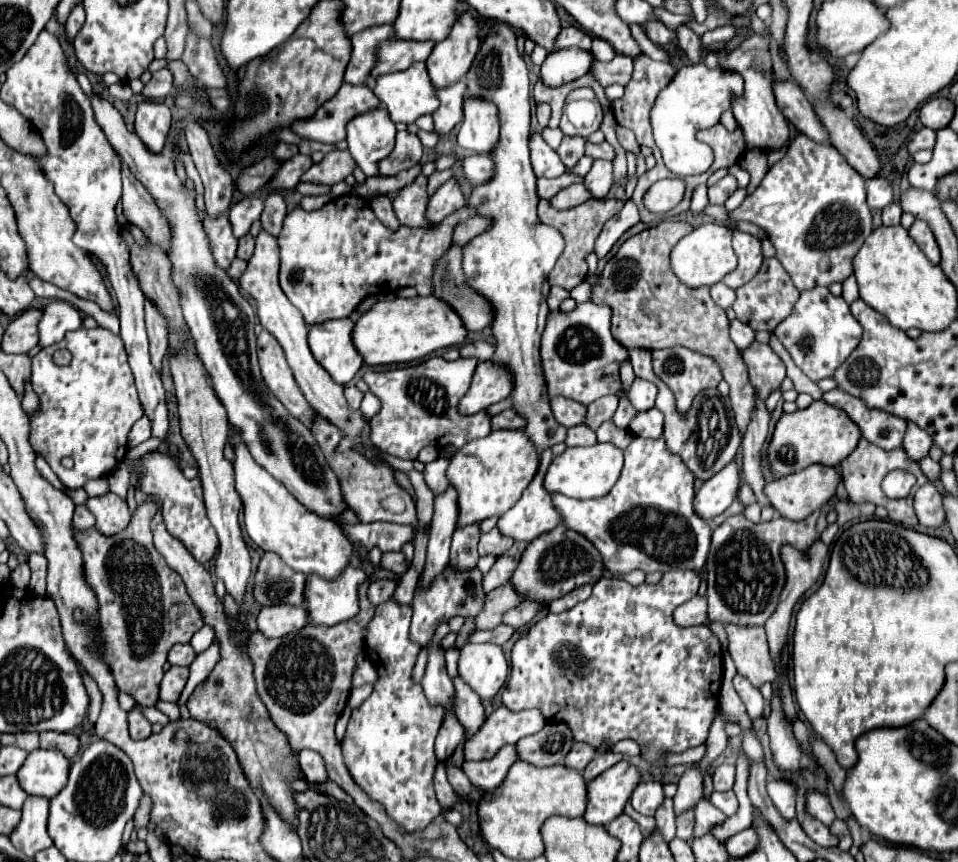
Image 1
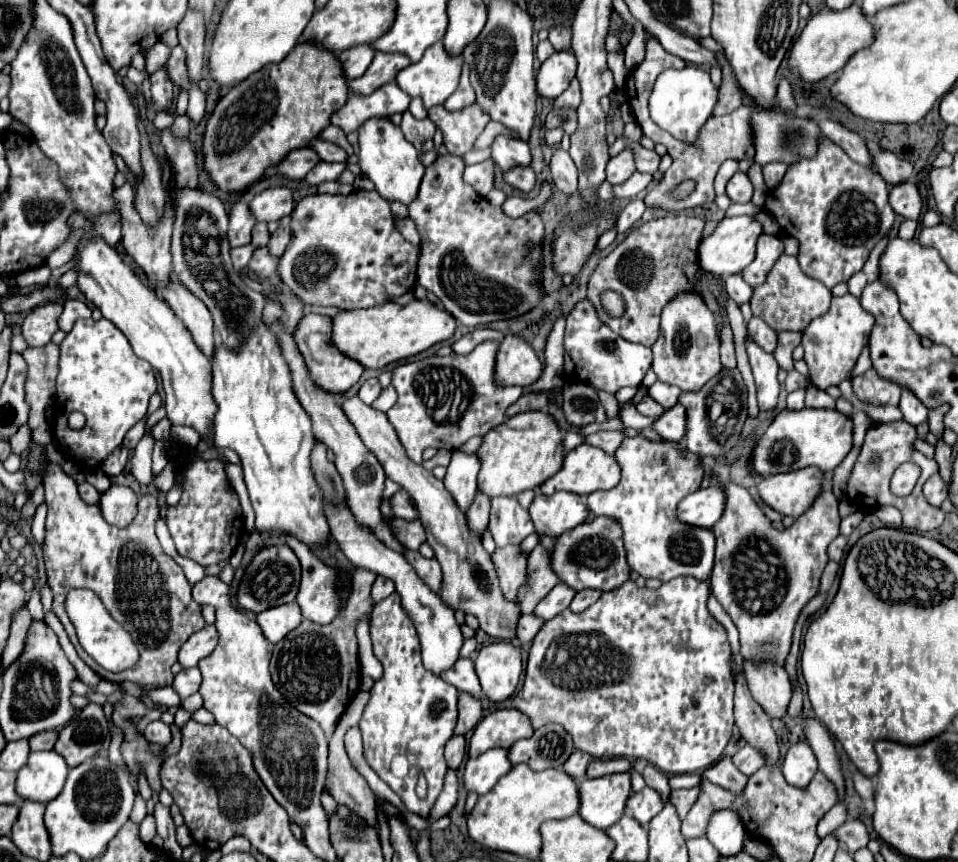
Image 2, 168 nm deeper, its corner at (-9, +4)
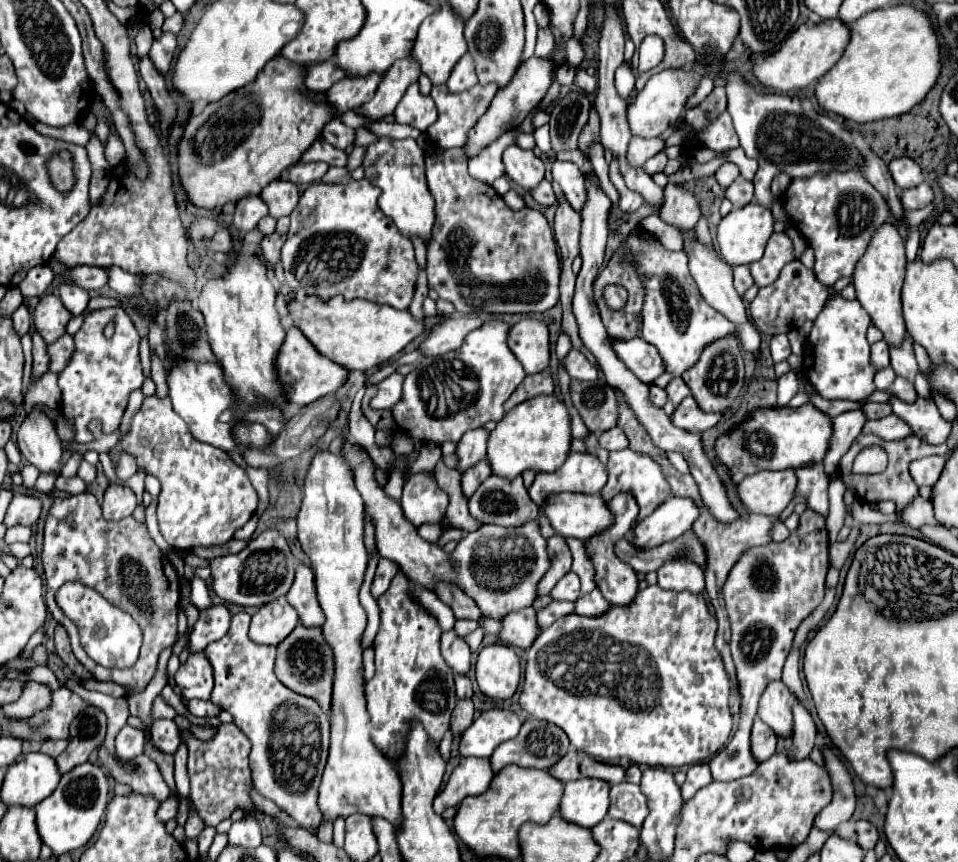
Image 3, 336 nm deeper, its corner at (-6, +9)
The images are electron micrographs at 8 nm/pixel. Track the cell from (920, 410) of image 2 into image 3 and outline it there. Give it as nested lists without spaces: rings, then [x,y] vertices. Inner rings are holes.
[[[908,336],[898,346],[890,344],[890,364],[892,364],[892,368],[898,376],[904,376],[904,378],[914,382],[914,378],[918,374],[918,364],[916,364],[916,358],[914,358],[912,340]]]

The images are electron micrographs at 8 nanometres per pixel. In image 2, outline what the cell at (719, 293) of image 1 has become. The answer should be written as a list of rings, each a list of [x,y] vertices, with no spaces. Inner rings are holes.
[[[729,275],[729,277],[725,279],[725,285],[727,285],[729,297],[731,297],[737,305],[747,303],[747,301],[751,299],[751,295],[753,295],[753,289],[743,281],[741,275]]]

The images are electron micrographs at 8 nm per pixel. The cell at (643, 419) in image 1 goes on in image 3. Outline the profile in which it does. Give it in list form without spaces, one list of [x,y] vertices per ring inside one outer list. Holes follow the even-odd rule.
[[[688,396],[676,408],[672,422],[678,428],[688,430],[688,432],[704,432],[704,430],[716,426],[722,416],[724,416],[724,412],[702,412],[702,408],[698,408],[694,396]]]

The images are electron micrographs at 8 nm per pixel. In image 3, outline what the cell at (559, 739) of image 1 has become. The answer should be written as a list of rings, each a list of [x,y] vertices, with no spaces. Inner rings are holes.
[[[526,720],[522,724],[518,736],[514,736],[514,740],[506,740],[494,750],[494,754],[490,756],[490,764],[492,764],[494,772],[500,772],[508,764],[516,764],[522,768],[548,770],[552,764],[556,764],[568,752],[568,748],[570,748],[570,740],[558,726],[546,724],[542,720]]]

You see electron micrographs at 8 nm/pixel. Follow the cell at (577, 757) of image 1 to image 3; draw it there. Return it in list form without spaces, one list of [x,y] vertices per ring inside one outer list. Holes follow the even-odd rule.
[[[568,752],[562,760],[558,760],[554,766],[550,766],[550,774],[554,778],[558,778],[560,782],[570,782],[570,780],[578,780],[580,778],[580,770],[578,770],[578,754],[576,752]]]

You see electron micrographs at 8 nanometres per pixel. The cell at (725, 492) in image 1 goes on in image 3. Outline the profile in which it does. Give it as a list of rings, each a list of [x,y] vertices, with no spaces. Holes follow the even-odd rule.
[[[672,496],[662,502],[652,516],[646,516],[646,520],[640,520],[636,524],[630,542],[636,548],[654,548],[670,542],[688,532],[698,514],[700,510],[690,498]]]

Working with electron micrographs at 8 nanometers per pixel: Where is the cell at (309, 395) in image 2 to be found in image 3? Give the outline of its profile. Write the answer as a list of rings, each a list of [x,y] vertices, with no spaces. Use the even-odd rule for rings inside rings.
[[[344,436],[344,456],[354,468],[356,488],[364,498],[366,512],[372,516],[376,526],[376,548],[382,558],[390,558],[398,564],[398,568],[418,586],[432,590],[438,582],[454,584],[464,590],[478,608],[494,618],[502,620],[502,616],[532,606],[536,598],[536,586],[540,578],[550,568],[550,556],[546,550],[546,538],[542,538],[538,520],[530,524],[522,524],[518,528],[502,528],[502,526],[480,526],[474,532],[468,532],[456,546],[452,554],[446,554],[440,546],[422,540],[416,532],[416,526],[406,520],[398,502],[390,500],[384,490],[374,480],[374,466],[368,454],[362,454],[358,444],[352,444]],[[494,564],[494,566],[492,566]],[[514,564],[514,576],[502,576],[502,566]],[[500,566],[500,568],[498,568]]]

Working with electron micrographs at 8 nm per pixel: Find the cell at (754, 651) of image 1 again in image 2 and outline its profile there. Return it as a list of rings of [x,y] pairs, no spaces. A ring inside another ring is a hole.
[[[745,661],[743,669],[753,699],[769,717],[783,717],[793,695],[785,667],[769,665],[769,661],[765,661],[765,665],[753,665],[751,661]]]

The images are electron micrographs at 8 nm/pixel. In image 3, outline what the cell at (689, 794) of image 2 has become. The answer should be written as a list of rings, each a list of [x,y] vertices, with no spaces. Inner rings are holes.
[[[704,762],[704,764],[694,764],[694,766],[690,766],[688,778],[686,778],[686,782],[682,784],[682,798],[684,798],[684,800],[690,800],[700,788],[704,788],[706,784],[710,784],[712,780],[714,780],[714,778],[712,778],[710,768],[708,768],[706,762]]]

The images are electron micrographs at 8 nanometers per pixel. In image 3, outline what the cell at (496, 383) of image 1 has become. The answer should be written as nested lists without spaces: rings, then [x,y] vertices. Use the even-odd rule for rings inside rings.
[[[528,316],[512,326],[508,346],[522,362],[526,374],[536,374],[550,364],[550,332],[544,320]]]

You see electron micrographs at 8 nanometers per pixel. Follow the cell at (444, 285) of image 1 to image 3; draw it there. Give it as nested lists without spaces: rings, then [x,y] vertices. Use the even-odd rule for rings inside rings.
[[[450,148],[450,150],[440,150],[440,152],[432,152],[426,156],[426,178],[428,178],[428,188],[432,192],[432,196],[436,198],[436,224],[432,230],[432,244],[428,246],[428,266],[426,266],[426,274],[428,274],[428,286],[432,290],[438,292],[438,296],[442,300],[448,300],[456,306],[456,310],[460,314],[536,314],[536,312],[546,312],[550,308],[554,308],[560,300],[560,260],[558,260],[558,252],[556,252],[556,240],[554,240],[554,232],[548,224],[548,220],[544,218],[542,212],[532,210],[532,208],[522,208],[522,210],[512,210],[508,208],[508,204],[502,200],[502,196],[496,194],[496,190],[488,184],[482,184],[480,180],[474,180],[468,174],[468,166],[466,166],[466,158],[462,148]]]

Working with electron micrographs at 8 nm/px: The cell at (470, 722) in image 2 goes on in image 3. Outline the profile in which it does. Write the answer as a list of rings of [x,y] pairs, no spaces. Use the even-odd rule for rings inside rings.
[[[456,676],[456,696],[472,698],[472,684],[470,684],[468,676]]]

